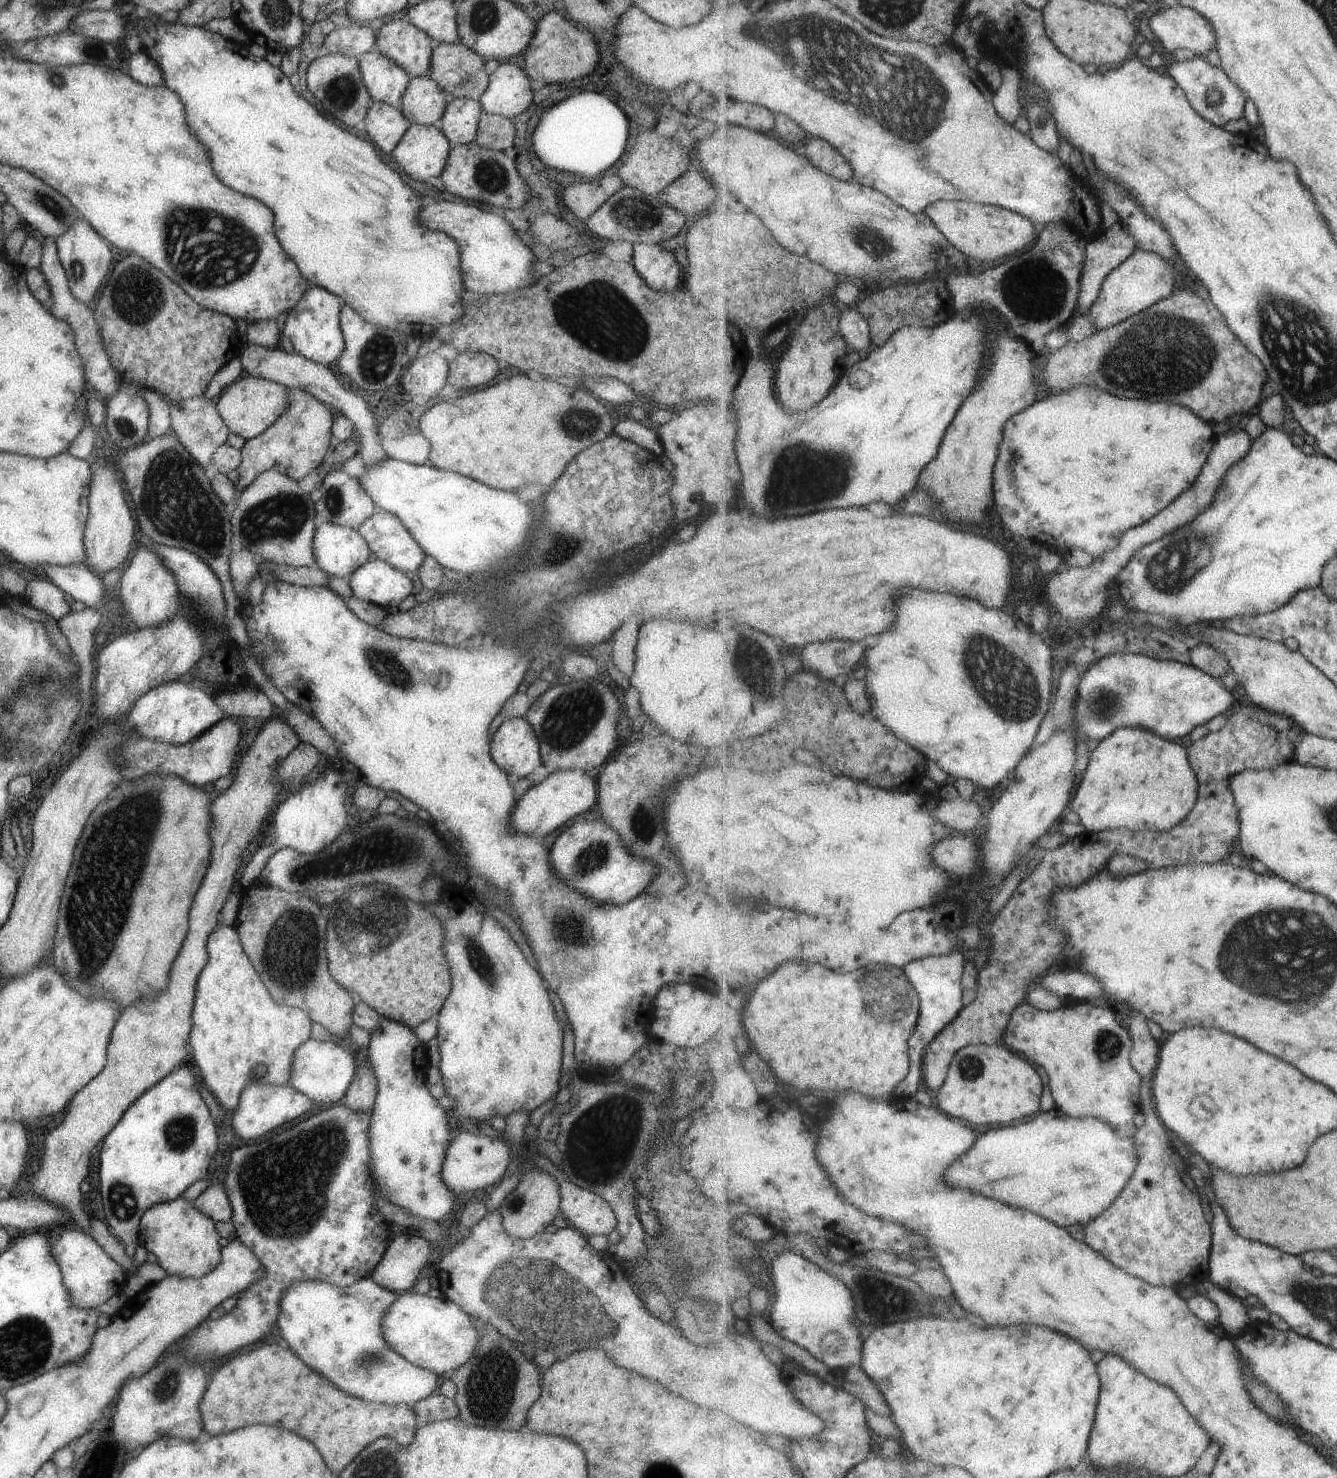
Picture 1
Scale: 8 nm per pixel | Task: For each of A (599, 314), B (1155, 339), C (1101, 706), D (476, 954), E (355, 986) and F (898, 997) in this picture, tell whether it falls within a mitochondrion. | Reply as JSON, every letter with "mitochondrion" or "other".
{"A":"mitochondrion","B":"mitochondrion","C":"mitochondrion","D":"mitochondrion","E":"other","F":"mitochondrion"}

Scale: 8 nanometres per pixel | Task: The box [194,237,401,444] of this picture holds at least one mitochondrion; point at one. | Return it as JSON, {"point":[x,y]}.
{"point":[376,358]}

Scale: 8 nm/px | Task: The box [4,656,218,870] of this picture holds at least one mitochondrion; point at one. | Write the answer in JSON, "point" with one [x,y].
{"point":[37,710]}

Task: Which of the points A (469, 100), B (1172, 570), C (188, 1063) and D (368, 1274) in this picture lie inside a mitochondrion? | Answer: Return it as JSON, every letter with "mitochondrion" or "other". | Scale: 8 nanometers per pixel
{"A":"other","B":"mitochondrion","C":"other","D":"other"}

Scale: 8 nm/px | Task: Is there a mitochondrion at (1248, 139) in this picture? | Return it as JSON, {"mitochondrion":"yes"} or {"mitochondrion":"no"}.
{"mitochondrion":"no"}

